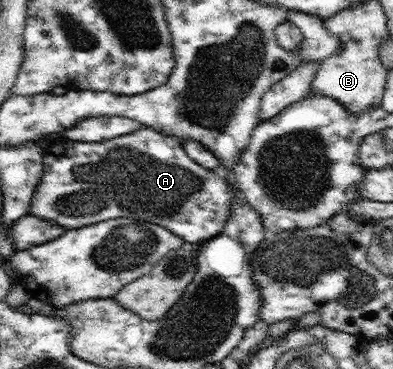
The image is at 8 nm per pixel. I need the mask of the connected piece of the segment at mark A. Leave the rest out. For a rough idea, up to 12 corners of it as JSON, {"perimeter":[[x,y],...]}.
{"perimeter":[[143,126],[56,137],[29,214],[216,236],[235,190]]}

